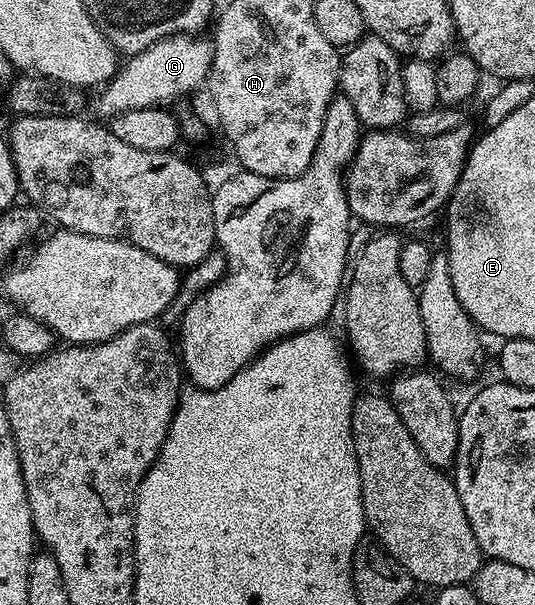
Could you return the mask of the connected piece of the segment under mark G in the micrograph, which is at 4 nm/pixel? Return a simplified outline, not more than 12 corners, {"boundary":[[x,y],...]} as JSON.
{"boundary":[[168,36],[92,97],[101,118],[156,108],[209,79],[213,42]]}

